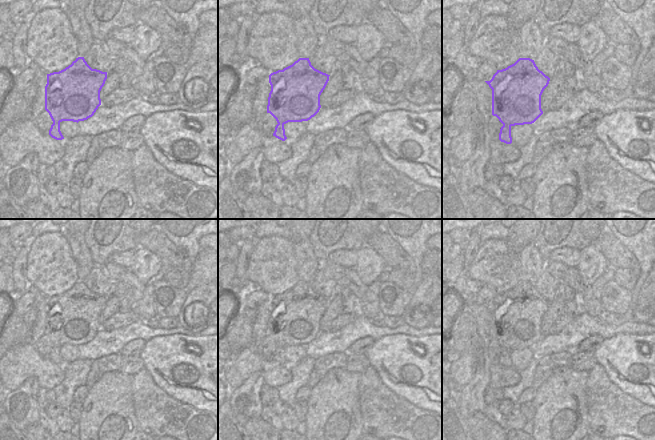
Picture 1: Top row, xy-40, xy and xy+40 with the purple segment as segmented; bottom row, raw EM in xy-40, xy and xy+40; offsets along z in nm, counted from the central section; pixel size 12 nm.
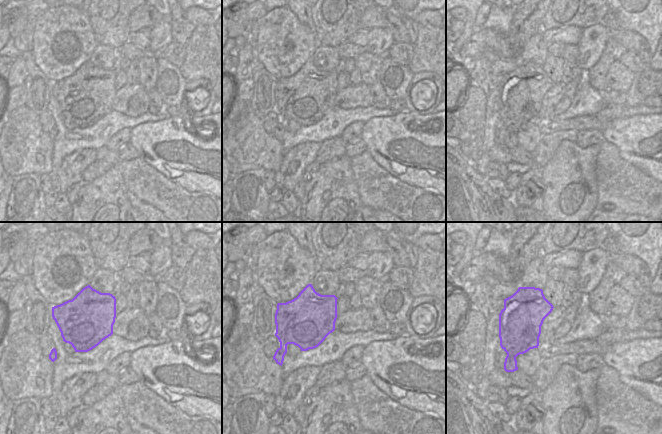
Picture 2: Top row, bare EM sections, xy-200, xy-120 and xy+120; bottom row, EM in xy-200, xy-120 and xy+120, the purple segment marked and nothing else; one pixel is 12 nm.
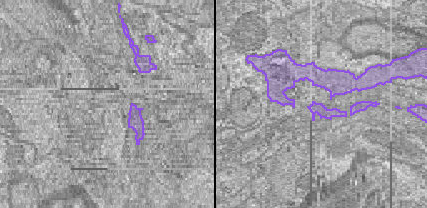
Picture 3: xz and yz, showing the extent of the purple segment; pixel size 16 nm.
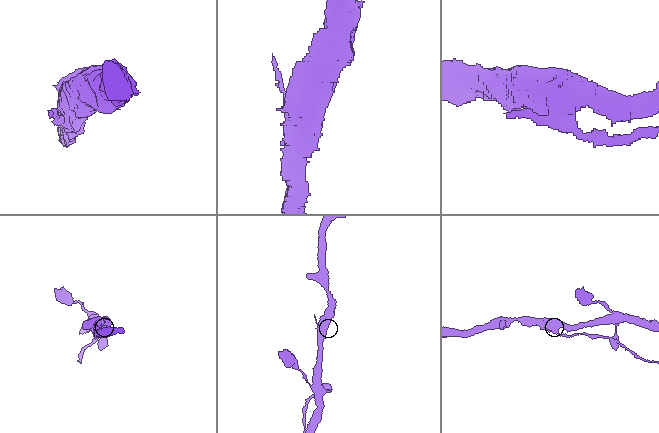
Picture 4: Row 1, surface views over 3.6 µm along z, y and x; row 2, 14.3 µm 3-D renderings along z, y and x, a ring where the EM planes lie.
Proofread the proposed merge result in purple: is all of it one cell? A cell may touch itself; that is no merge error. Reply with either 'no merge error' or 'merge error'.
merge error

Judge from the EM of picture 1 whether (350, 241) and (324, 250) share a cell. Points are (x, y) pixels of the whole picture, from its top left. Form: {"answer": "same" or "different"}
{"answer": "same"}

